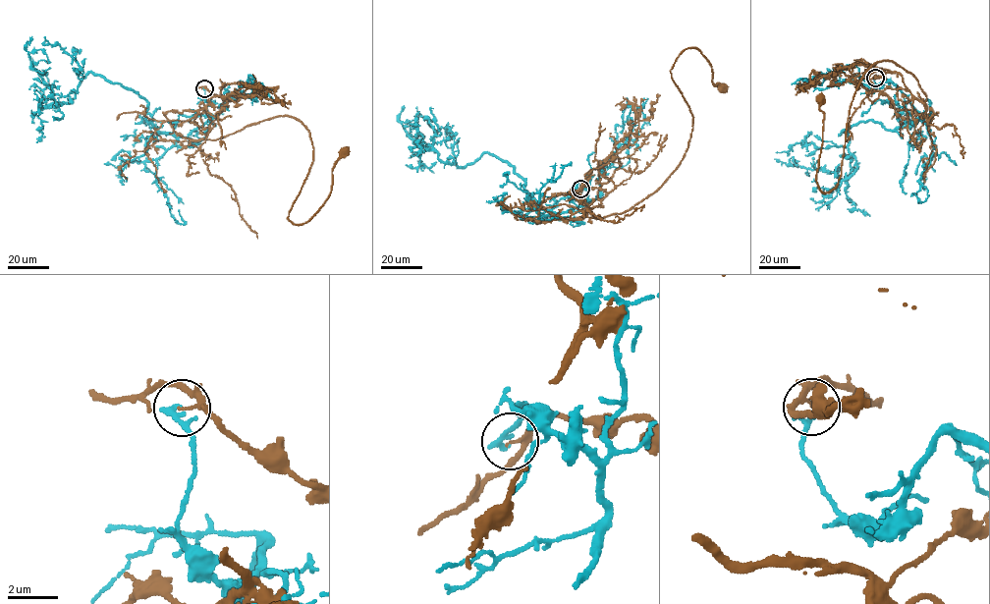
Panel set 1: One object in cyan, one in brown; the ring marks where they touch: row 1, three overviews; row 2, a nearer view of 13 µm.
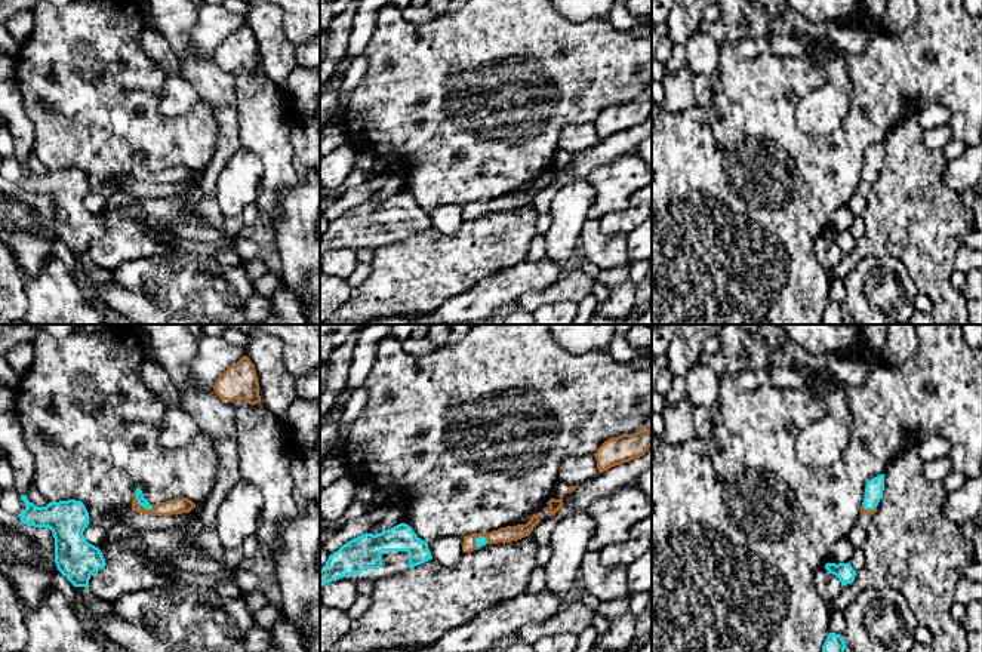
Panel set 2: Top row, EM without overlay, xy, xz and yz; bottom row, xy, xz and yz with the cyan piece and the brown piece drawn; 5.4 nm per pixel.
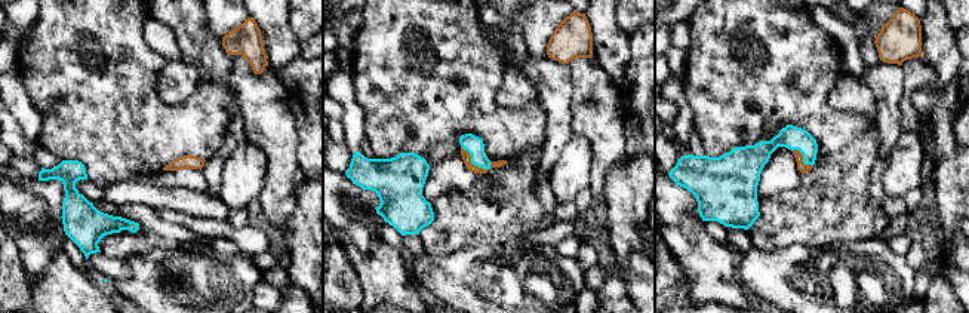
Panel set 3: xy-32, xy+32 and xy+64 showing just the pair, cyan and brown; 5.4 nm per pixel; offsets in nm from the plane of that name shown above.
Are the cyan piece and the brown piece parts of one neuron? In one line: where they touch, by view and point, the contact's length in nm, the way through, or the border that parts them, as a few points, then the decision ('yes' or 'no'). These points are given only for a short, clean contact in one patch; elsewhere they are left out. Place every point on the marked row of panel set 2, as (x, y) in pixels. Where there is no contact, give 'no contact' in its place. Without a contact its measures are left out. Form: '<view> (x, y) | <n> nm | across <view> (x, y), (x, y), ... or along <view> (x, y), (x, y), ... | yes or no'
xy (141, 504) | 140 nm | no

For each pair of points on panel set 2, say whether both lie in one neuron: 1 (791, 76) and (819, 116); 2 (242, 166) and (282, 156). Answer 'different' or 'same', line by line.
1: different
2: different

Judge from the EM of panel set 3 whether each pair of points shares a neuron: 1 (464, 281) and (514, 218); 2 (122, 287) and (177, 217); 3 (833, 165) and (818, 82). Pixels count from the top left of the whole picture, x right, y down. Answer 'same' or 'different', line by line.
1: different
2: different
3: different

